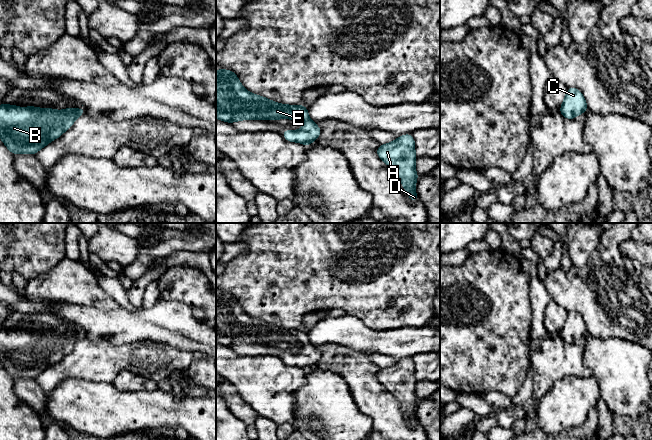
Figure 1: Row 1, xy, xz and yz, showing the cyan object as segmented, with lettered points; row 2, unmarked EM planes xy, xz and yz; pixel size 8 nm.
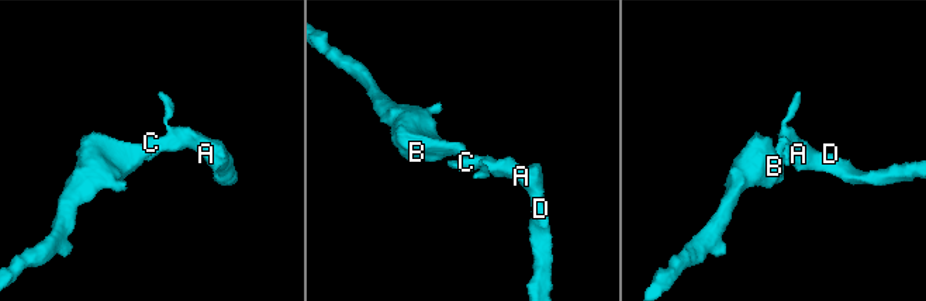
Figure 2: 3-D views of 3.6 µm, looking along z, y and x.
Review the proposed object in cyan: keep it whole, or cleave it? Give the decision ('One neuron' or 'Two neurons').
One neuron

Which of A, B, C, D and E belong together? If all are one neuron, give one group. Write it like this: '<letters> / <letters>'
A B C D E

